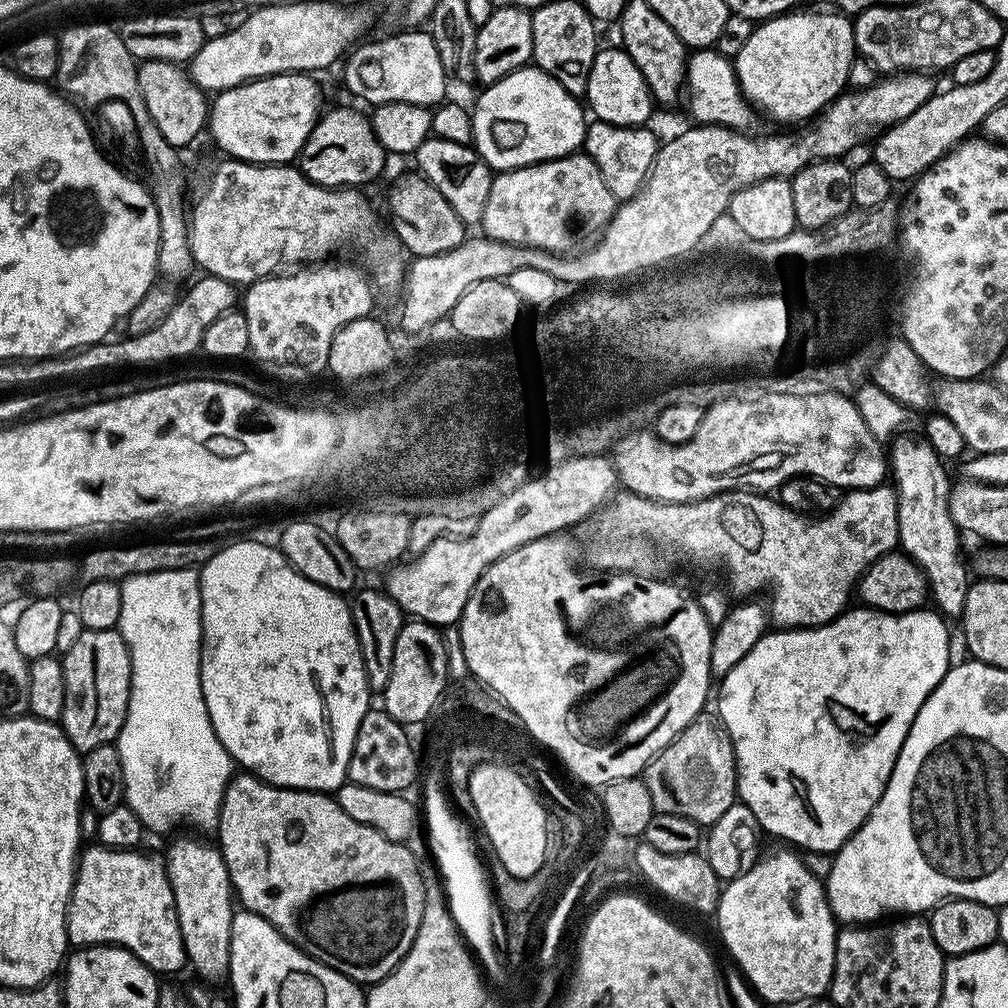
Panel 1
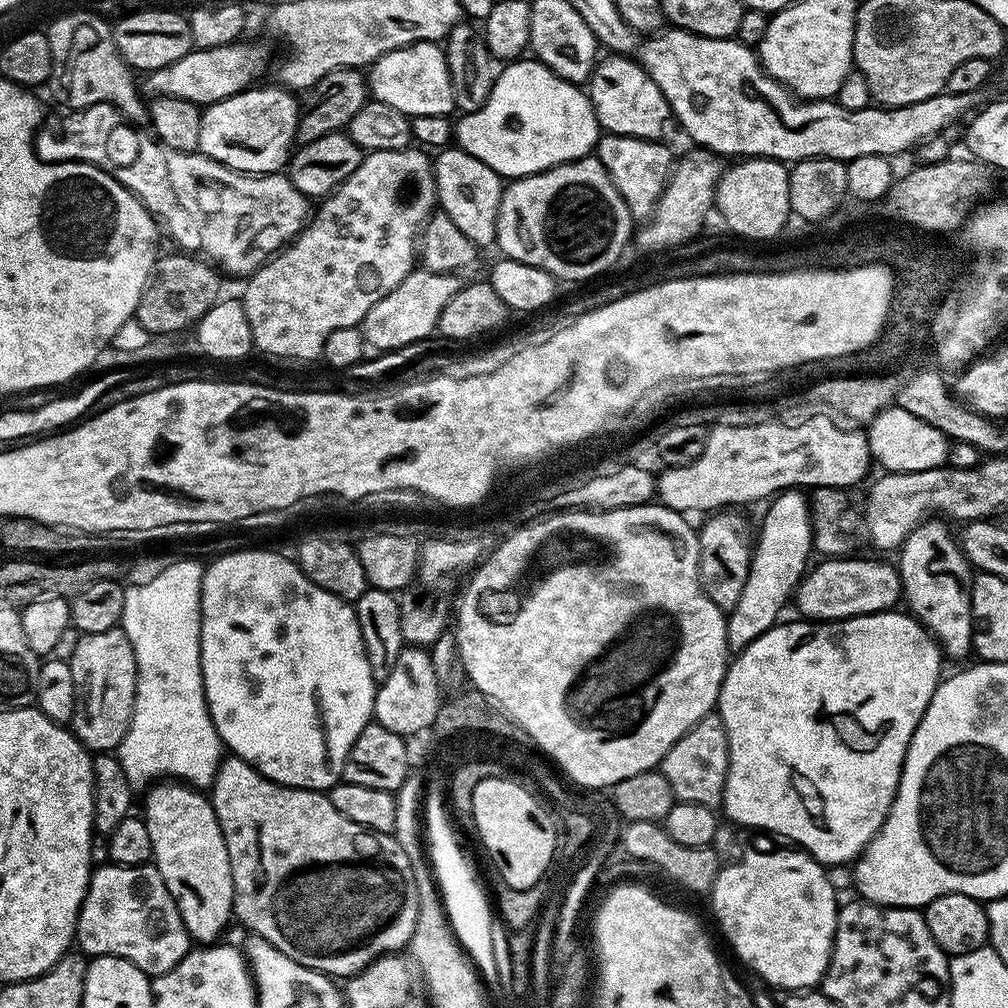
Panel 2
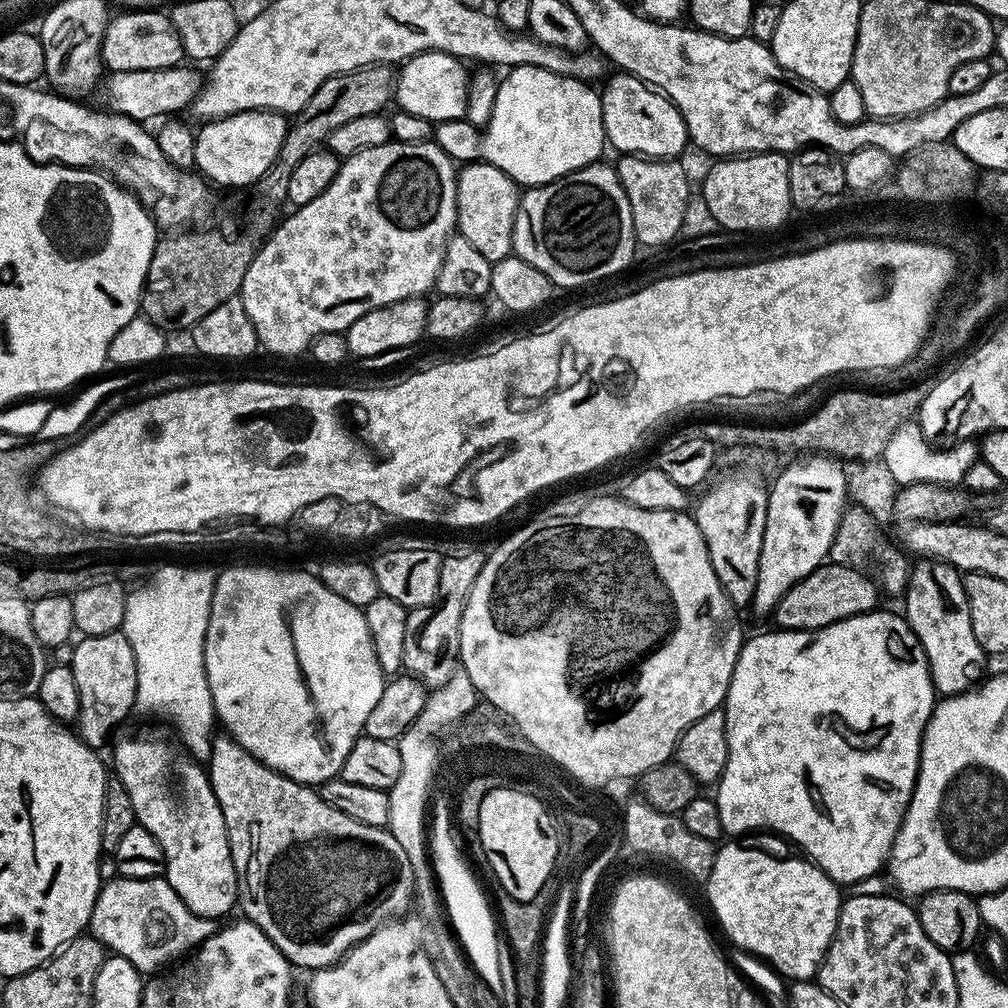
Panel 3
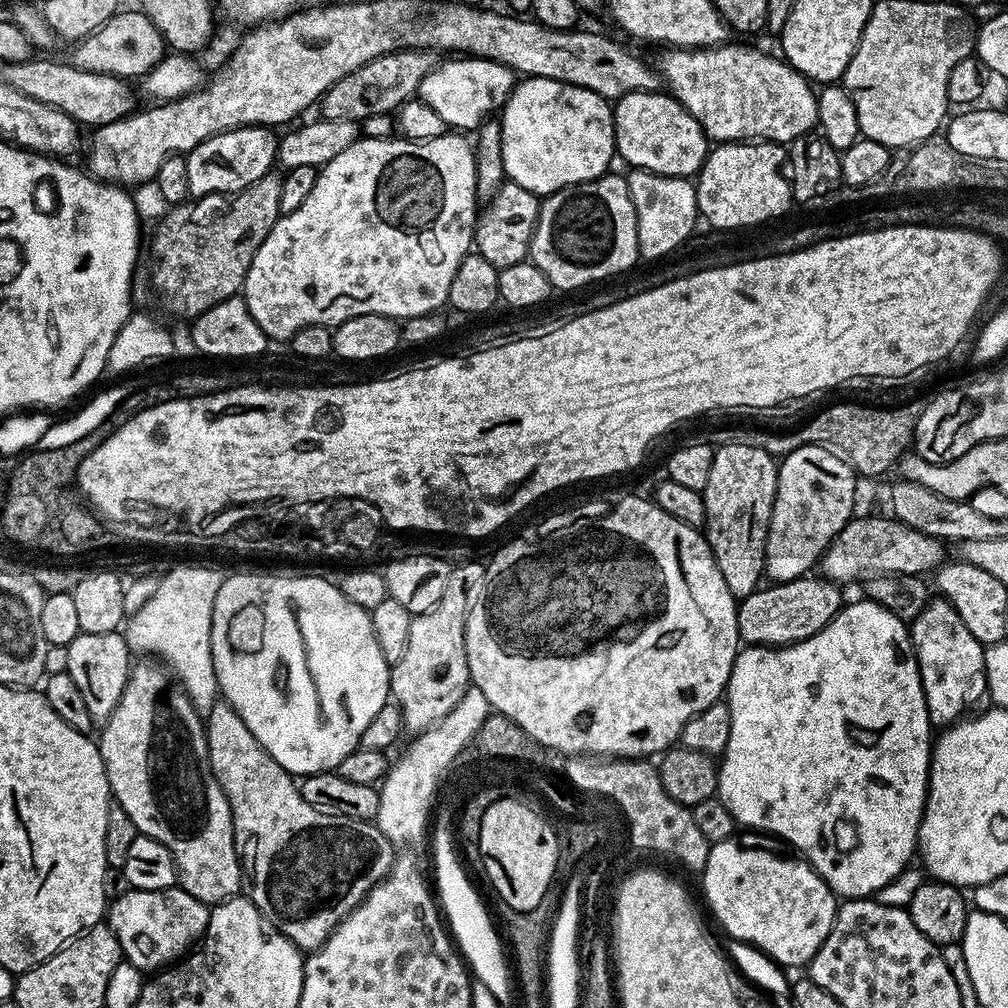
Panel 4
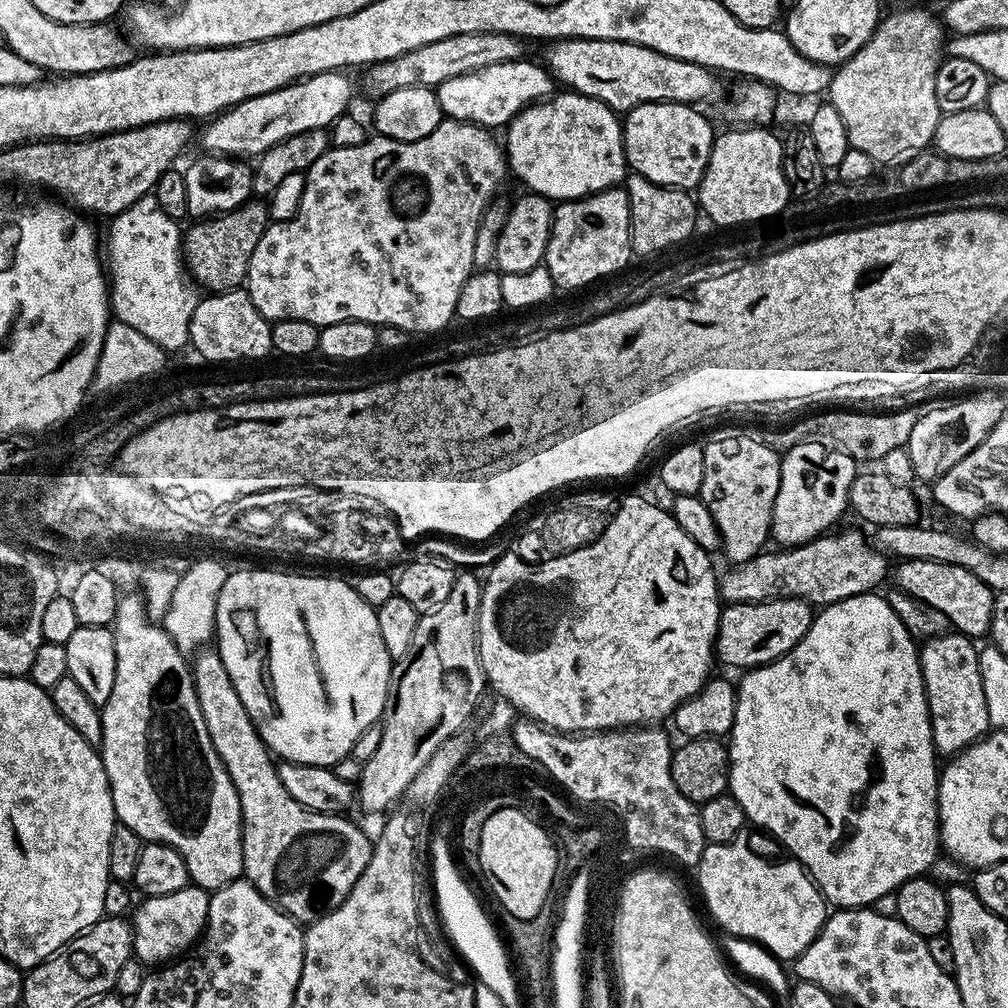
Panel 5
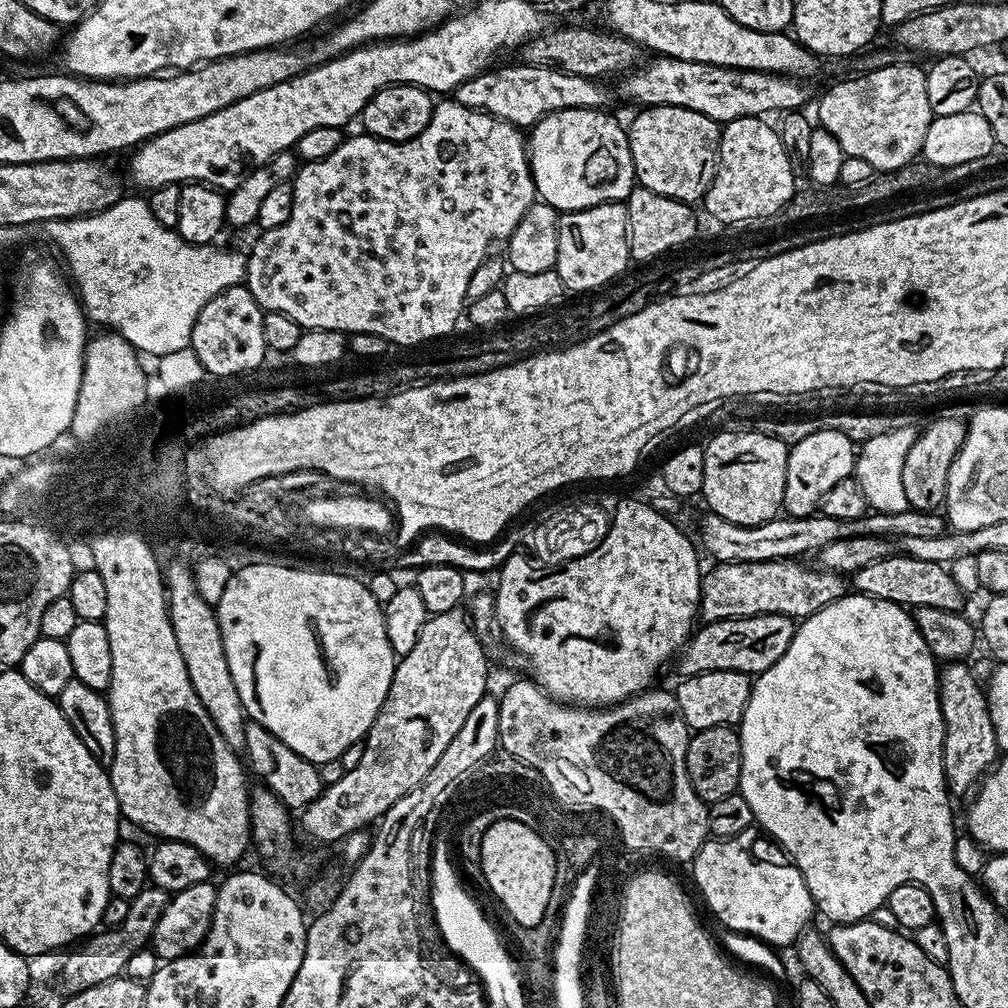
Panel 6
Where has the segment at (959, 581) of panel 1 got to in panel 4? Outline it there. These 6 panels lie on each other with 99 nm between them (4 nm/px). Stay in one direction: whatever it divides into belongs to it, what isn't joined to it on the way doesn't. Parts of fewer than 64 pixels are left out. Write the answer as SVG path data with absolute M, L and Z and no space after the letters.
M943 598L929 599L928 604L920 611L918 618L914 618L910 622L910 635L912 638L912 647L916 649L916 661L920 667L920 681L922 682L922 690L926 698L926 706L928 707L928 722L933 729L943 730L959 721L965 715L967 708L972 708L980 699L985 699L987 688L986 665L983 661L985 645L978 642L978 638L974 638L974 634L970 634L970 630L966 630L966 622L962 622L962 618L958 618L958 614L954 610L954 606L950 606L950 602Z

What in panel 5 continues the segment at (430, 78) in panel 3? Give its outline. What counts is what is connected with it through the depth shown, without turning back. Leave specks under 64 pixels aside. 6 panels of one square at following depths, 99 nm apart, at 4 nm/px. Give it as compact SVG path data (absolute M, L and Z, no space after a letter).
M525 58L498 62L498 66L486 66L486 70L458 74L458 78L446 78L446 82L437 84L434 91L441 113L447 119L467 120L481 128L497 130L511 124L522 109L553 95L554 81L543 63L535 64L532 58Z

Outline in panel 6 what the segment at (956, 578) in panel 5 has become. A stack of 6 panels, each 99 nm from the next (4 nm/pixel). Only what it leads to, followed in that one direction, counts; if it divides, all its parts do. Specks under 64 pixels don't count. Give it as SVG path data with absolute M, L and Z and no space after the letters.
M893 554L873 562L871 566L862 566L862 570L851 577L850 584L856 587L853 589L859 595L873 596L876 600L901 606L938 606L938 610L959 612L965 607L964 592L948 572L951 571L938 562L922 562L922 558Z

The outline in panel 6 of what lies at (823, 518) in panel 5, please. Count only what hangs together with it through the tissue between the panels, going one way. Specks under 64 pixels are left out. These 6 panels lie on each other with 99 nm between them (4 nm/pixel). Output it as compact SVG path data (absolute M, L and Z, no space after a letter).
M817 427L802 442L791 445L786 466L783 511L790 516L811 516L819 509L820 500L842 478L853 475L858 452L854 442L838 430Z

